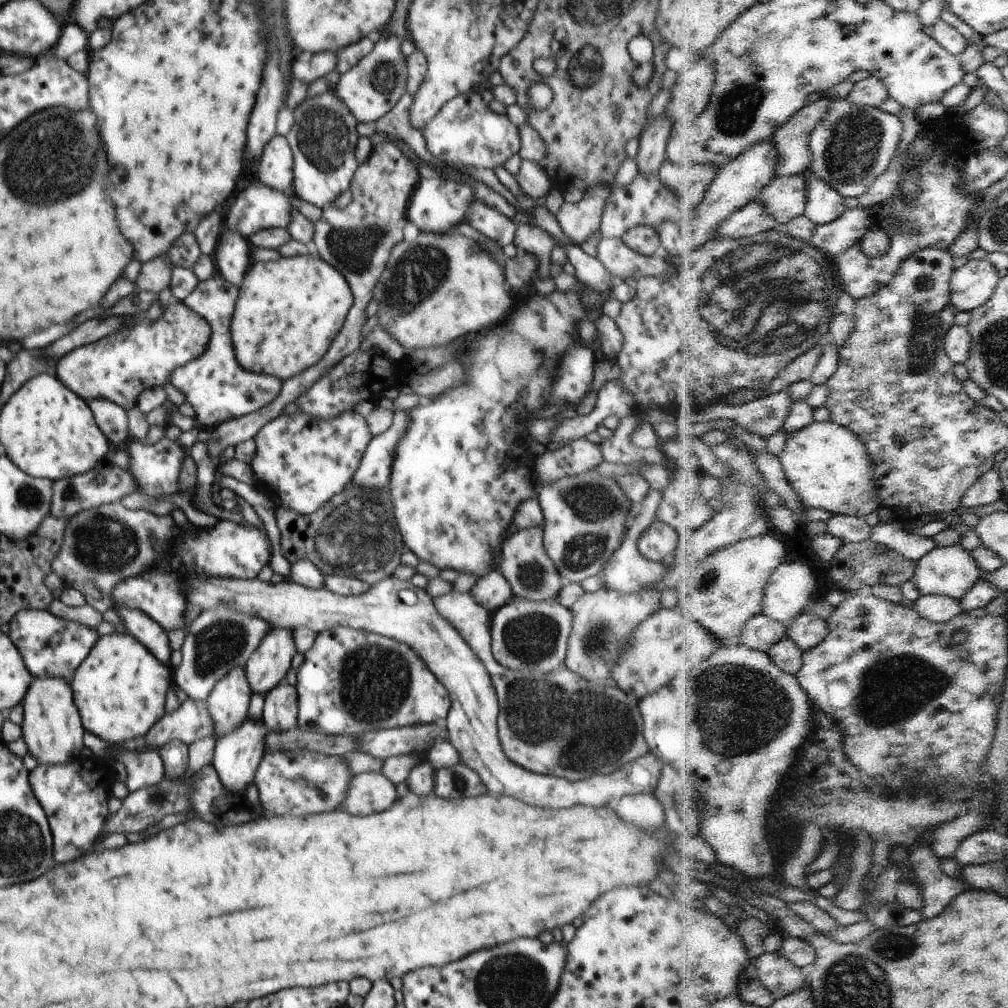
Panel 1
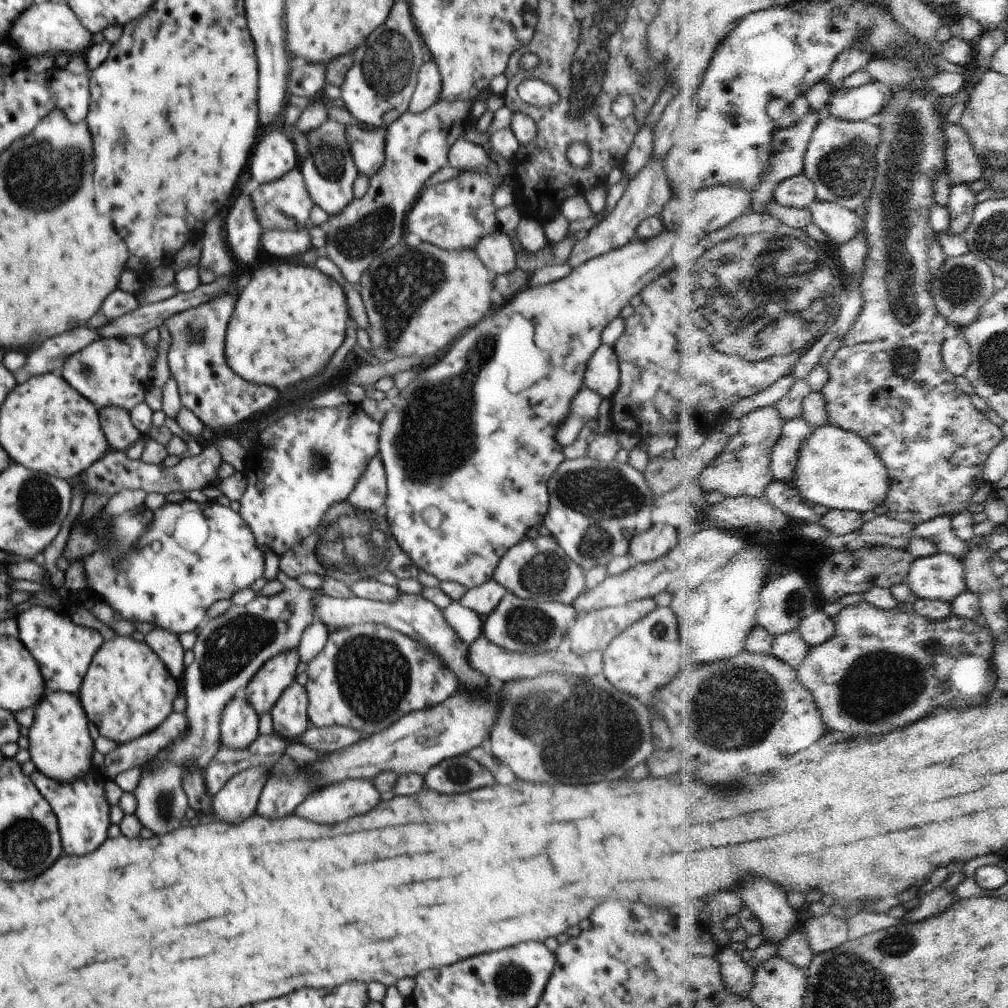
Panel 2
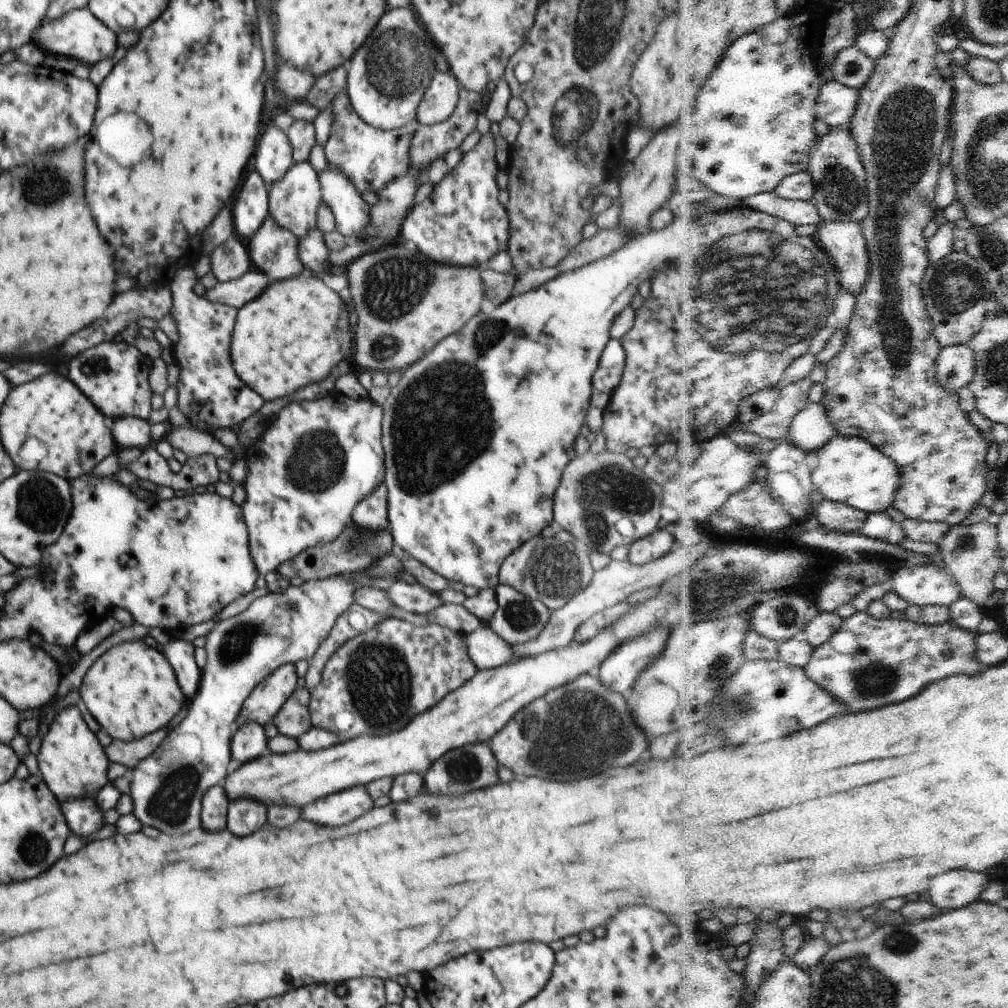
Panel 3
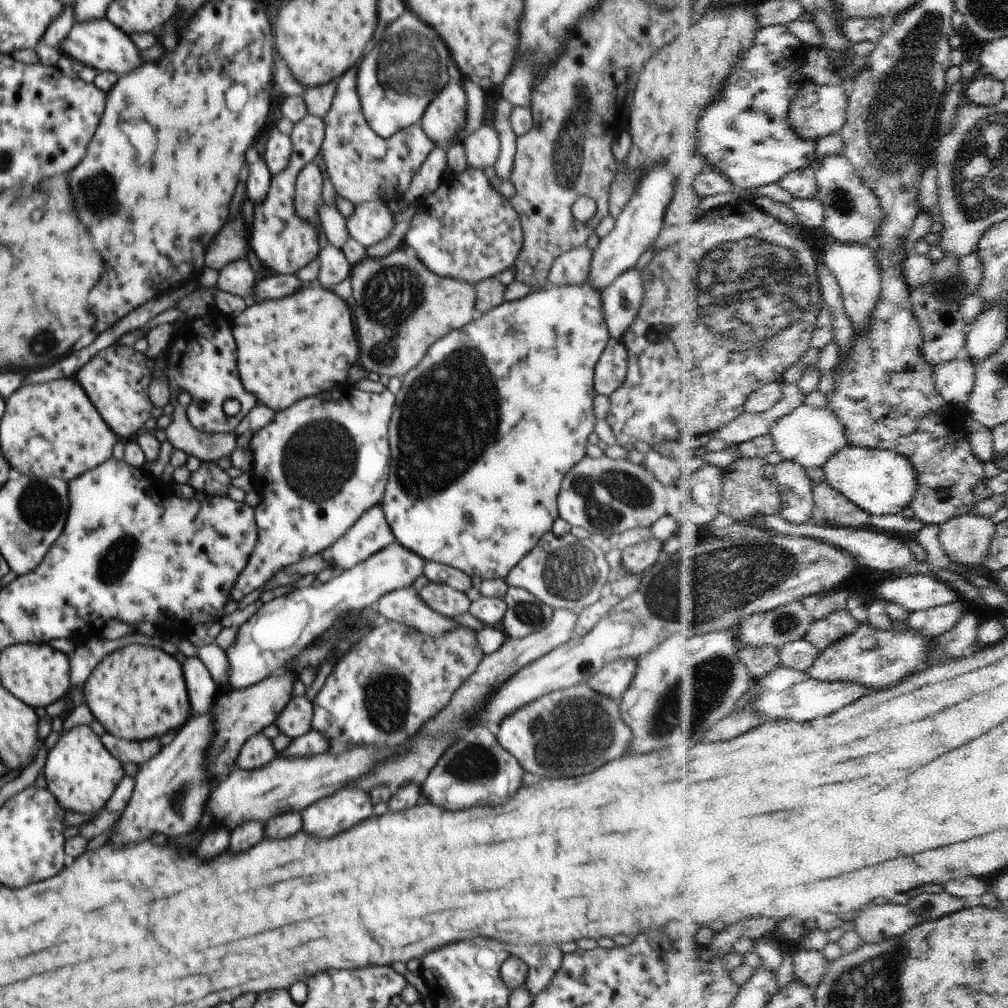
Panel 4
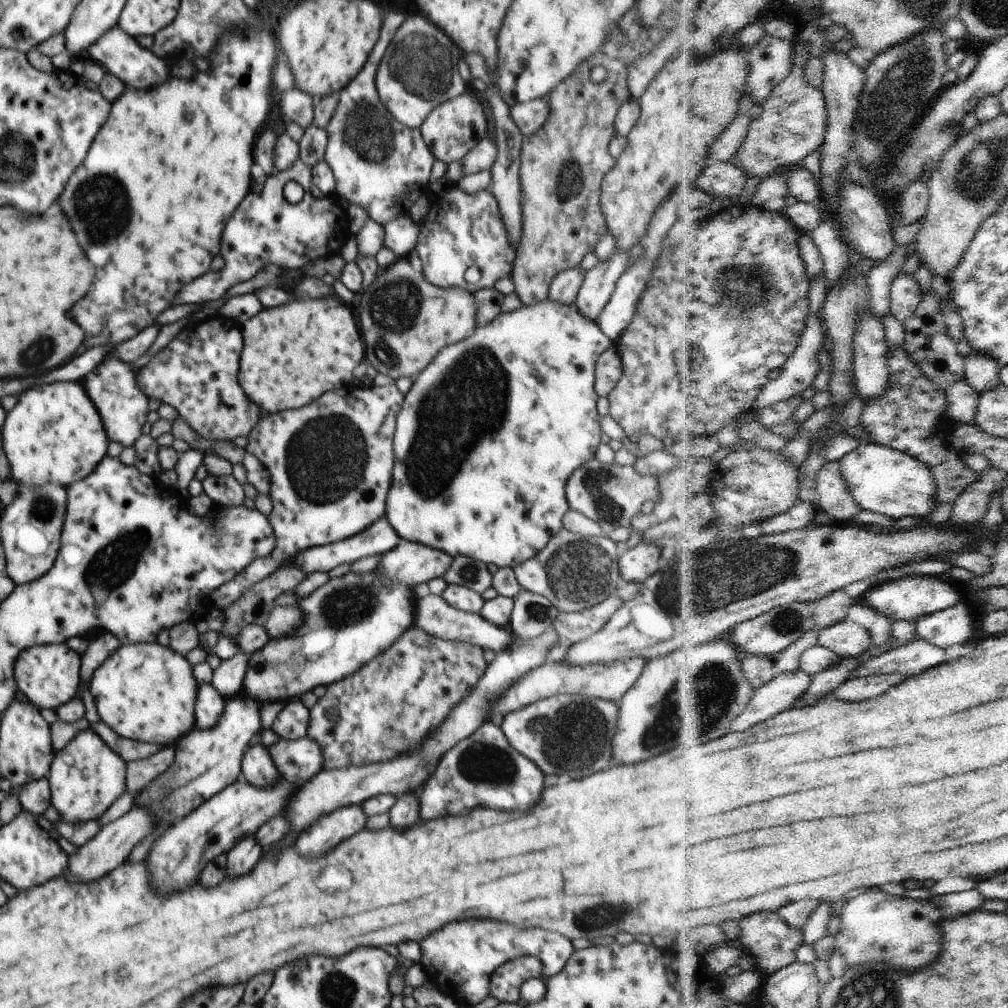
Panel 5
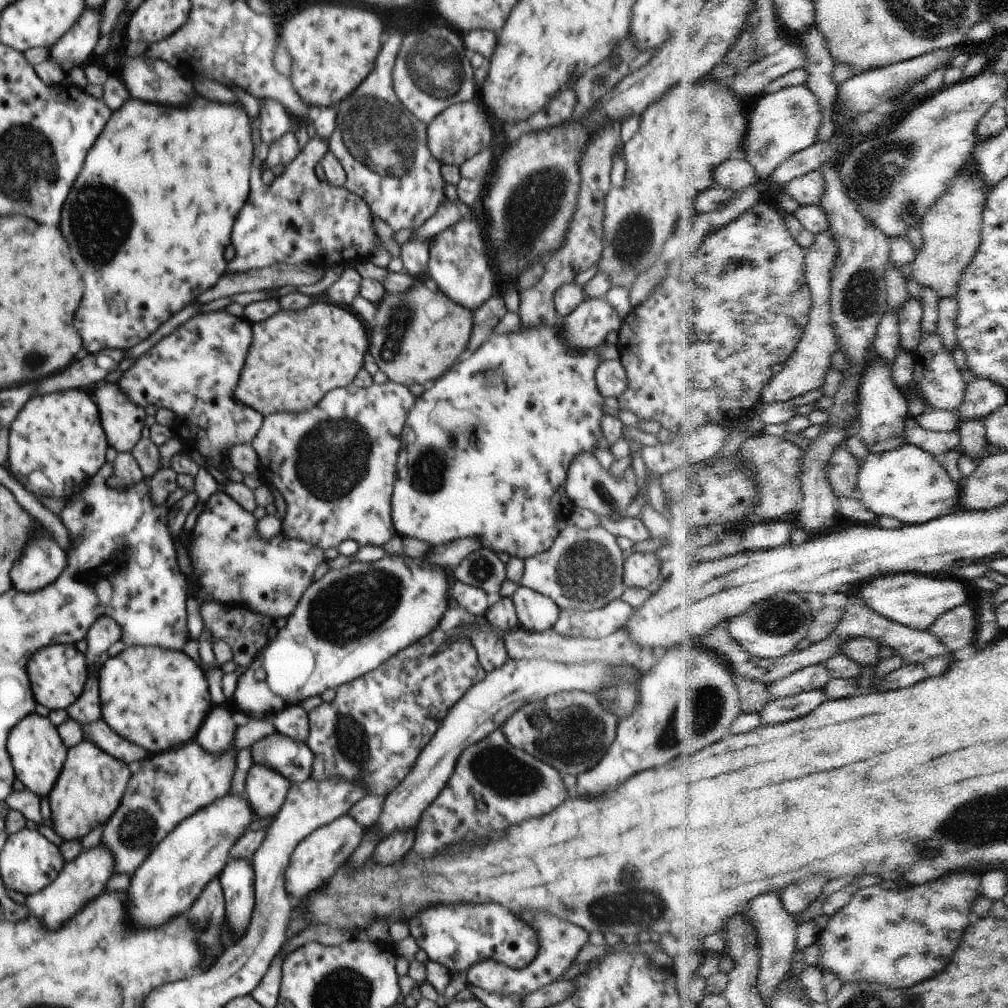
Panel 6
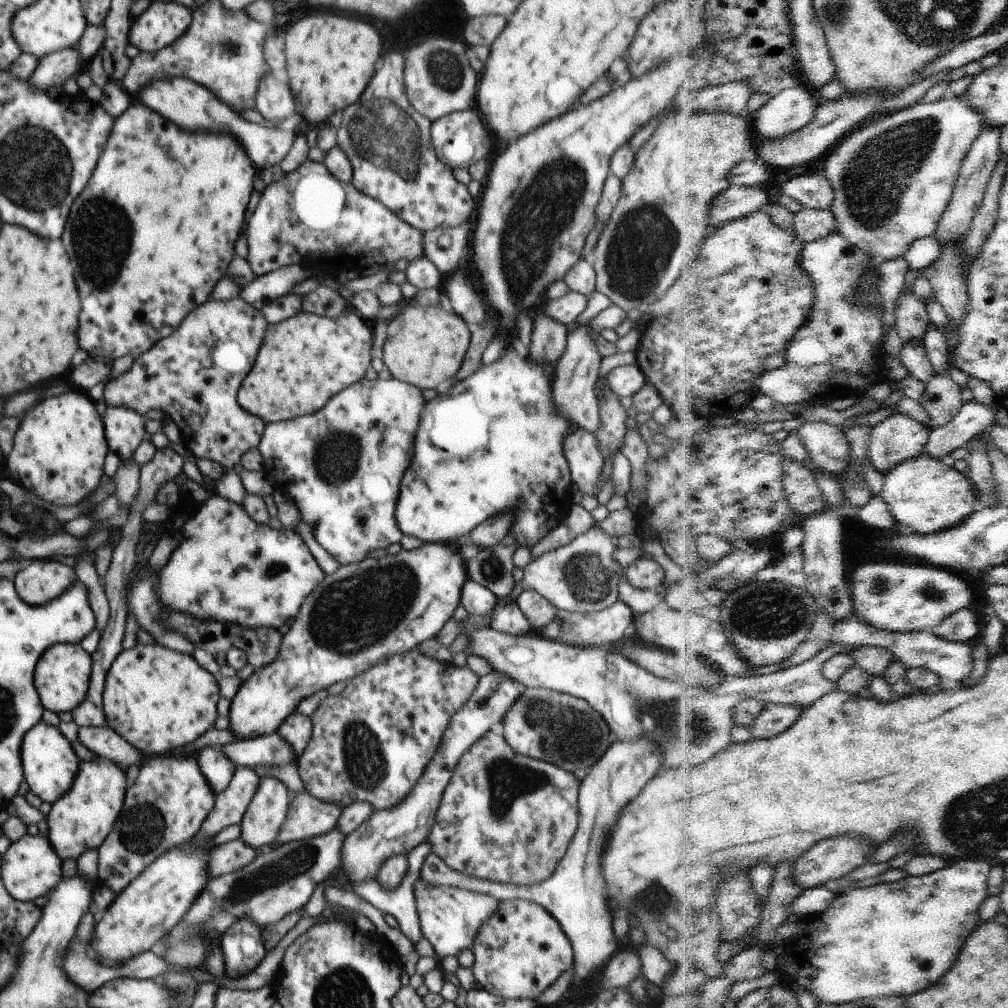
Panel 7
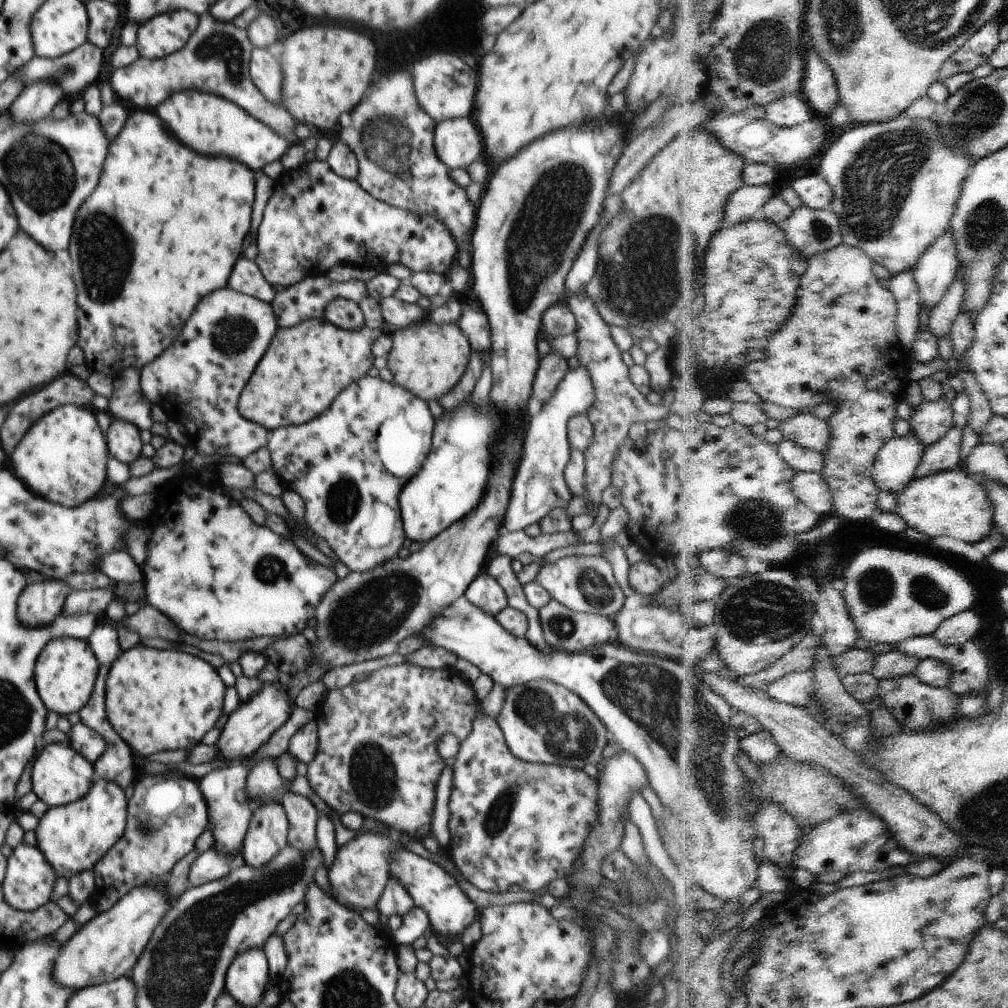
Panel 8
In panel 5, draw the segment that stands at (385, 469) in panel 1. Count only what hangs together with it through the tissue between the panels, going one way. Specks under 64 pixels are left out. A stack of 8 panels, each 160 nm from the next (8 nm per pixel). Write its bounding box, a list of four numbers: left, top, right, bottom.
[288,516,400,576]

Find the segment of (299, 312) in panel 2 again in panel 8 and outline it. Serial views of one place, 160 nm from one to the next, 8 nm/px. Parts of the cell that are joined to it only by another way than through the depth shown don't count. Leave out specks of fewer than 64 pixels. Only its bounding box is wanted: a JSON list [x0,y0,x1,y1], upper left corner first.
[238,319,380,432]

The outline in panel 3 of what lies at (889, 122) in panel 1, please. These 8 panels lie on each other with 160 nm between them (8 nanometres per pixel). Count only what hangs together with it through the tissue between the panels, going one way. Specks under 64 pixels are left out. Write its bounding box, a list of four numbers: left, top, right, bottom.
[811,127,871,223]

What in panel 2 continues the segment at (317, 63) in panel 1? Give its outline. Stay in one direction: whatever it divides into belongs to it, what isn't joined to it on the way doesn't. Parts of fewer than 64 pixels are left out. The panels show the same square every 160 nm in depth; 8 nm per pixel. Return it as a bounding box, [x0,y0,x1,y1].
[288,57,325,100]

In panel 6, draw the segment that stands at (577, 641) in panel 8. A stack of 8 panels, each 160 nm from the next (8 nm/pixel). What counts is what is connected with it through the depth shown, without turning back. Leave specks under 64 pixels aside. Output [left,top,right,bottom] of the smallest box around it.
[552,599,635,639]

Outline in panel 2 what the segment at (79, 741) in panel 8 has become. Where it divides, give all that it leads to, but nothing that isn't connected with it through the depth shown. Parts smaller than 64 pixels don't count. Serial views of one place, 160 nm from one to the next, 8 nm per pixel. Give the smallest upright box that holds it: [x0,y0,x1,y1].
[104,712,188,781]

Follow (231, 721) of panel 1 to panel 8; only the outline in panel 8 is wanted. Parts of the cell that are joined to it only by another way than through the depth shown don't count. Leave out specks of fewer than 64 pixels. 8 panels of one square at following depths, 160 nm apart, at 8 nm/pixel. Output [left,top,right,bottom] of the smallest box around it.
[241,800,289,868]

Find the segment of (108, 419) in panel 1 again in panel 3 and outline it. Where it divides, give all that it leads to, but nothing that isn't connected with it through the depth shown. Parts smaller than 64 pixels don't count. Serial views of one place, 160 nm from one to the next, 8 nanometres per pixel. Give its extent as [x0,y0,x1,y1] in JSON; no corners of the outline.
[109,417,154,450]

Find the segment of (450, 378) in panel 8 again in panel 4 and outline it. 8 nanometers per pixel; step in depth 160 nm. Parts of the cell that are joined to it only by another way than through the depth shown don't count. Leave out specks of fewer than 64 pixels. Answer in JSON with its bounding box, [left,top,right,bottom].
[351,246,477,378]

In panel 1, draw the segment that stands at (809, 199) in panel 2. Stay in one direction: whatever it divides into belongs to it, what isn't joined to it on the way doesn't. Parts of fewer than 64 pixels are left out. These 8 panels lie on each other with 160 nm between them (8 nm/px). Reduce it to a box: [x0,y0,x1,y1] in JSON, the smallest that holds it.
[758,175,811,229]

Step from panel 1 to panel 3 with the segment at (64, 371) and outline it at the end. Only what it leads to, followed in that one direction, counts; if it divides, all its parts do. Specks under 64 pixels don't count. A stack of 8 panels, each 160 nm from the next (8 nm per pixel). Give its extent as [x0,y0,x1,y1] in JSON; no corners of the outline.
[67,341,153,421]

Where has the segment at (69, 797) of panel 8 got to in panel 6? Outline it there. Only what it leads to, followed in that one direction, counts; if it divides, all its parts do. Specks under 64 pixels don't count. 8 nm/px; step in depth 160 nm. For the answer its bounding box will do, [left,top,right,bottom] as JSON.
[7,713,68,797]

